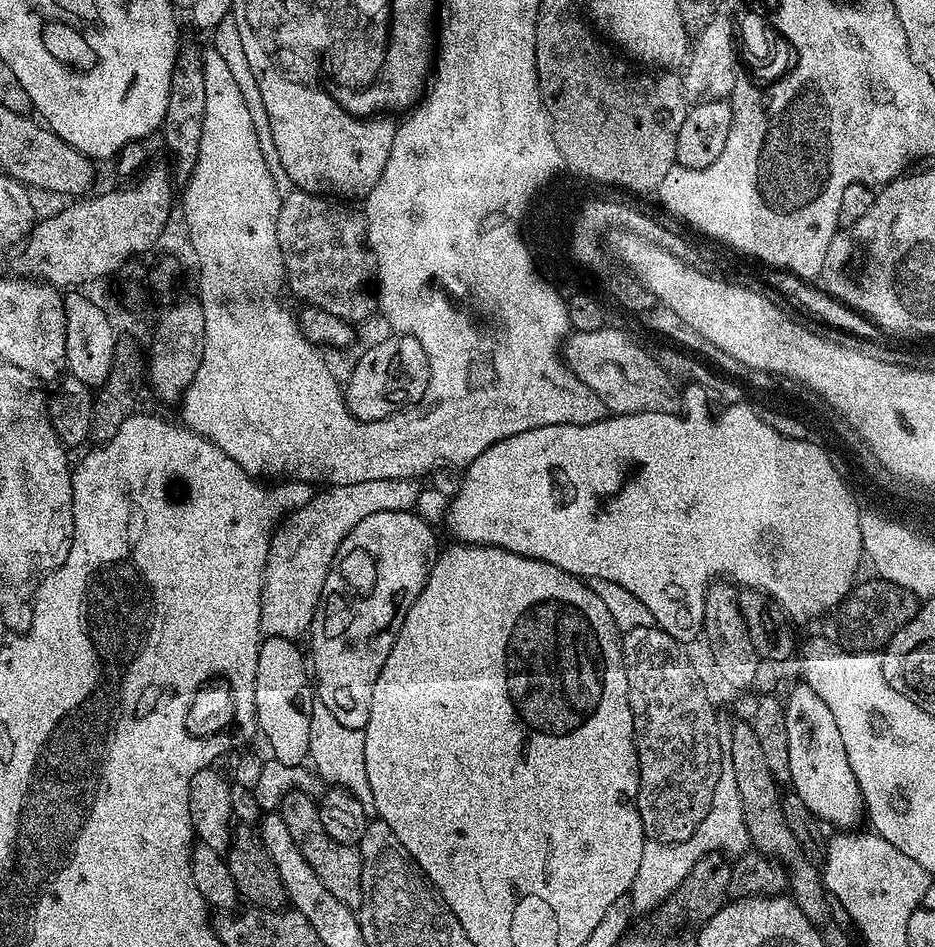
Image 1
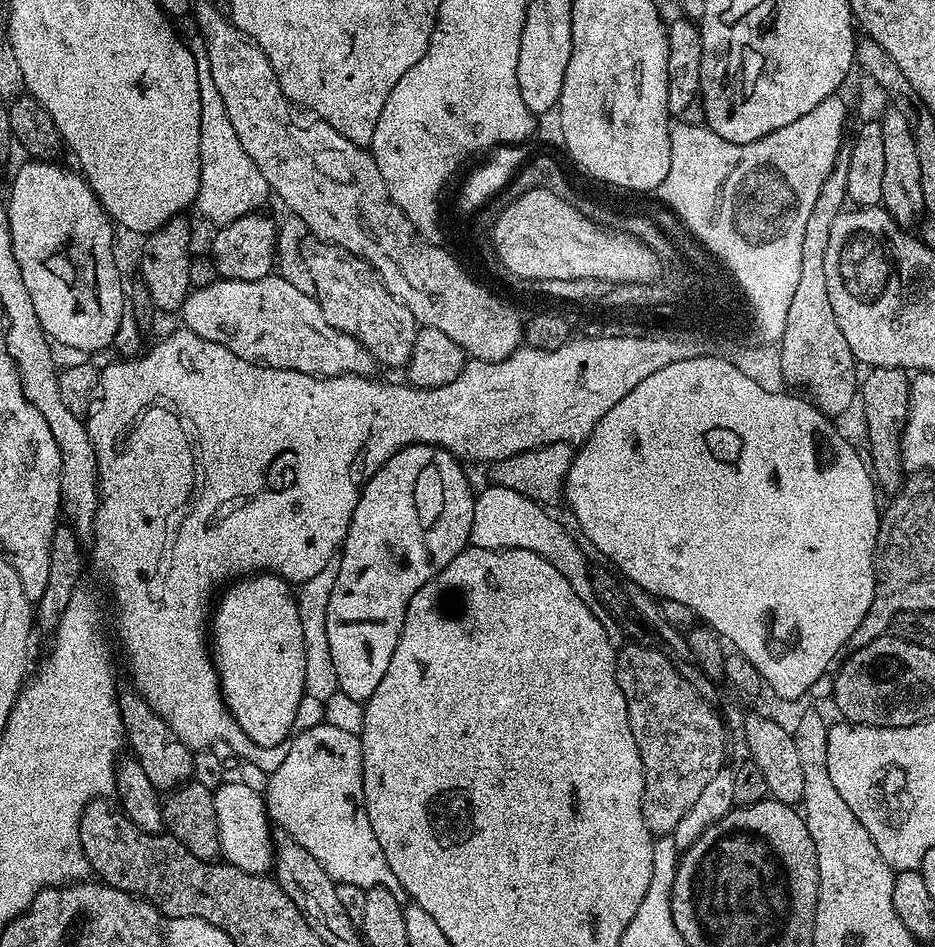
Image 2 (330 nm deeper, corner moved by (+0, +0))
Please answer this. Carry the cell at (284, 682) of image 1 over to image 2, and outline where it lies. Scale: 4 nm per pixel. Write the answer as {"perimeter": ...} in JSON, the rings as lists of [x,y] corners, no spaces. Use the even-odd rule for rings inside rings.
{"perimeter":[[[267,570],[229,583],[219,593],[210,616],[210,648],[214,653],[216,671],[220,673],[220,692],[246,738],[250,738],[250,742],[258,742],[258,746],[285,743],[296,728],[296,715],[305,697],[306,682],[302,618],[298,618],[293,585]]]}

